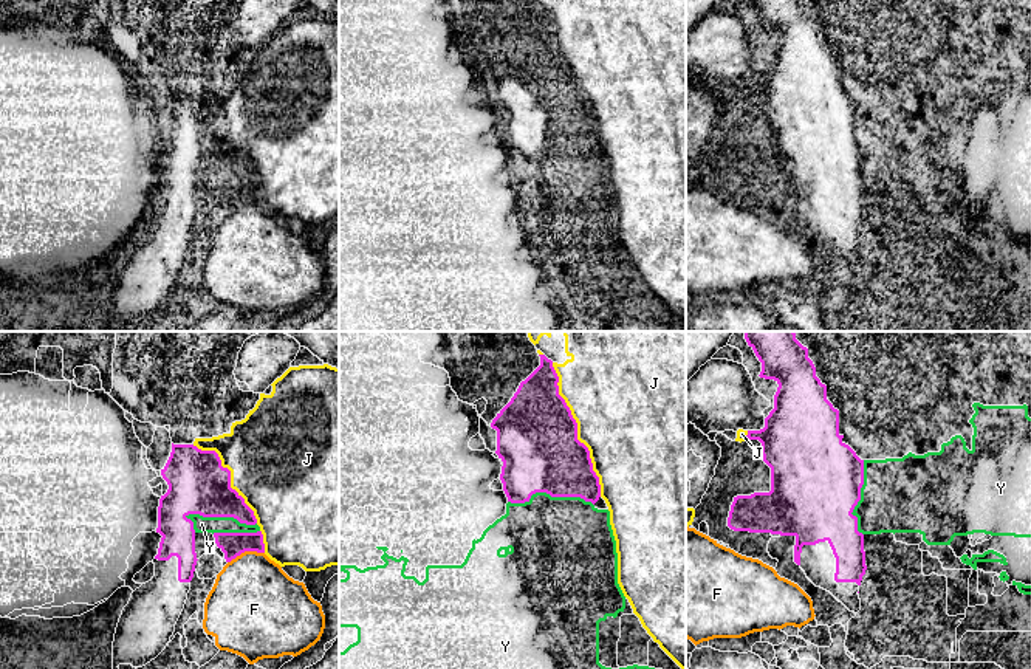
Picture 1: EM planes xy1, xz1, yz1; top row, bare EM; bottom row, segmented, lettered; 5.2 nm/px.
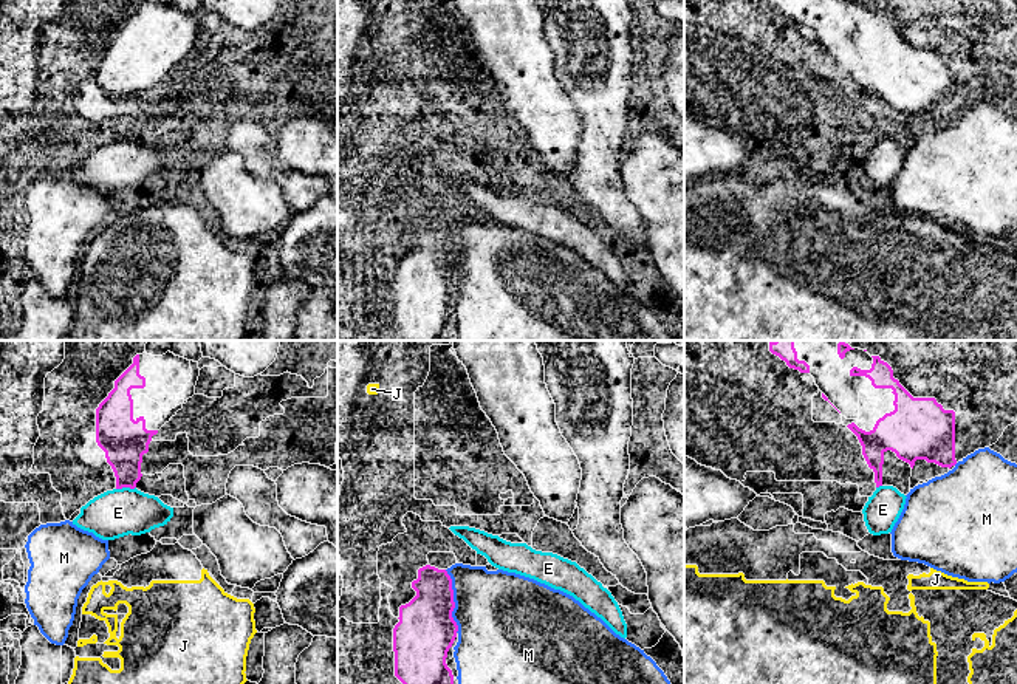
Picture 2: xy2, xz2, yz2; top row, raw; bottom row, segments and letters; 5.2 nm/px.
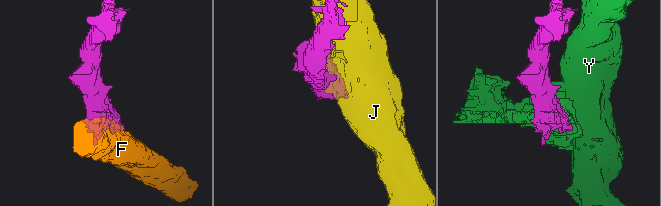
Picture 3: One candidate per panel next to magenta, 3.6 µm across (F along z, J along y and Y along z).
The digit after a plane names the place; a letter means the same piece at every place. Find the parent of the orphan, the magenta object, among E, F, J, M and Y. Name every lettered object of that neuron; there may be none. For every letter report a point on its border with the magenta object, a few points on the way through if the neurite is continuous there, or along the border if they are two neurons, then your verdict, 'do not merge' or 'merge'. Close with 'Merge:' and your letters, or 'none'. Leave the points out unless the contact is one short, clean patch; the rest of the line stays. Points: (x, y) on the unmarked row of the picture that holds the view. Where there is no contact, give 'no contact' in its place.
E: meets magenta in xy2 at (126, 140); border along xy2 (135, 140), (116, 143); do not merge
F: meets magenta in xy1 at (245, 203); do not merge
J: meets magenta in xz1 at (576, 82); do not merge
M: meets magenta in xz2 at (452, 254); do not merge
Y: meets magenta in xz1 at (551, 149); do not merge
Merge: none

